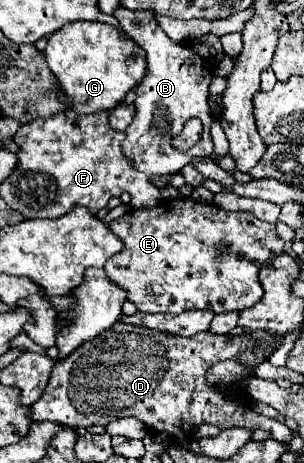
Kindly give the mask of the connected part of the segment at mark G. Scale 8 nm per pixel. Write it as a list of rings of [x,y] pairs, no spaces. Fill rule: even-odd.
[[[73,21],[49,37],[45,59],[61,85],[61,97],[77,113],[115,109],[147,75],[147,53],[109,23]]]

